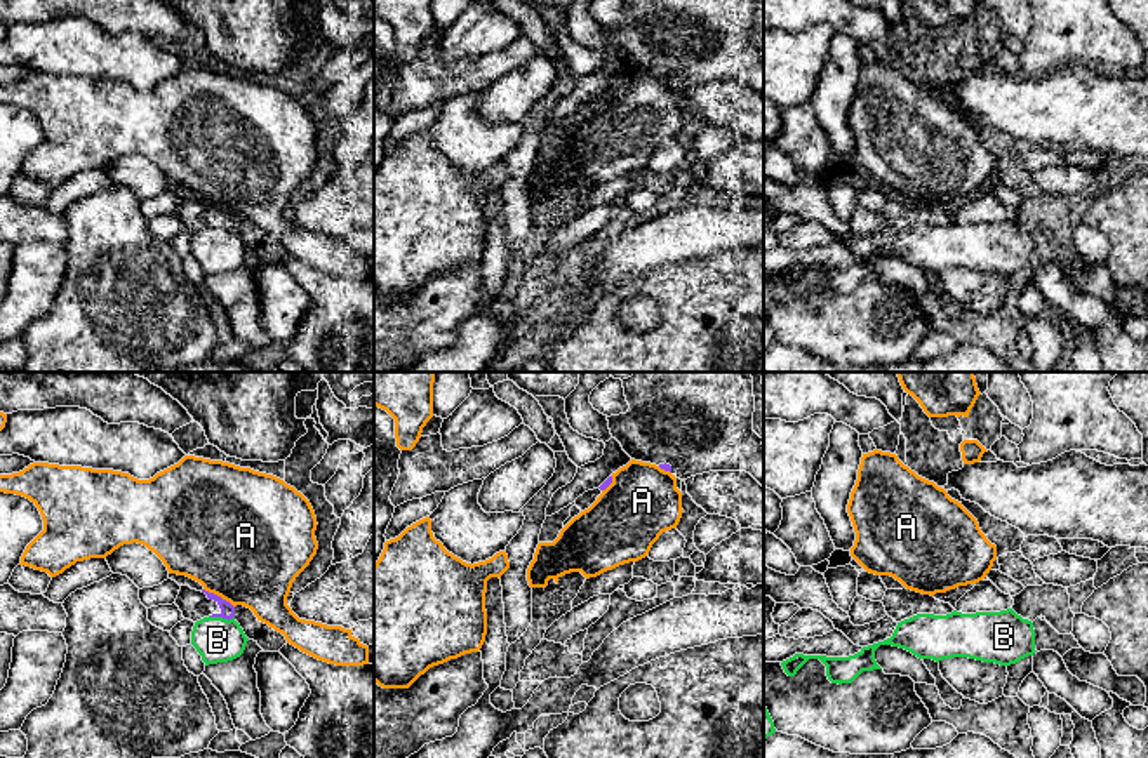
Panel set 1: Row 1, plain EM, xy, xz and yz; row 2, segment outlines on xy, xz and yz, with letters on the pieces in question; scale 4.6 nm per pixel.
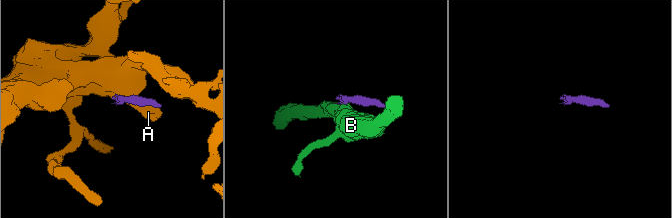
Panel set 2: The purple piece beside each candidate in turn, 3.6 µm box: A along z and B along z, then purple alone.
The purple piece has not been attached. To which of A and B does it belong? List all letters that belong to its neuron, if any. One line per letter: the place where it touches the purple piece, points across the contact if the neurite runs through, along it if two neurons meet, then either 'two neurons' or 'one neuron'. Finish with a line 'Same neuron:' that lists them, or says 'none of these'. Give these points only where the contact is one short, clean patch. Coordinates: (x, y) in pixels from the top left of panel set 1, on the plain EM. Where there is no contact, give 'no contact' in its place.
A: xy (220, 207) | two neurons
B: xy (221, 226) | along xy (209, 226), (233, 228) | two neurons
Same neuron: none of these

